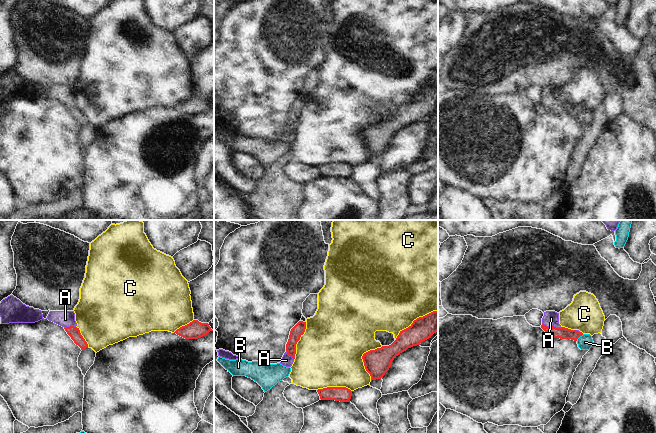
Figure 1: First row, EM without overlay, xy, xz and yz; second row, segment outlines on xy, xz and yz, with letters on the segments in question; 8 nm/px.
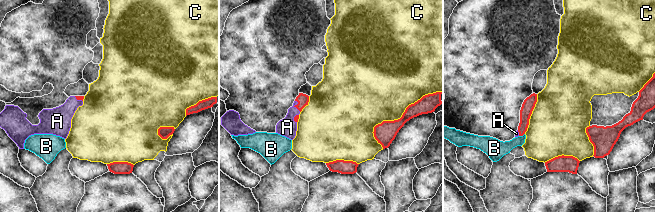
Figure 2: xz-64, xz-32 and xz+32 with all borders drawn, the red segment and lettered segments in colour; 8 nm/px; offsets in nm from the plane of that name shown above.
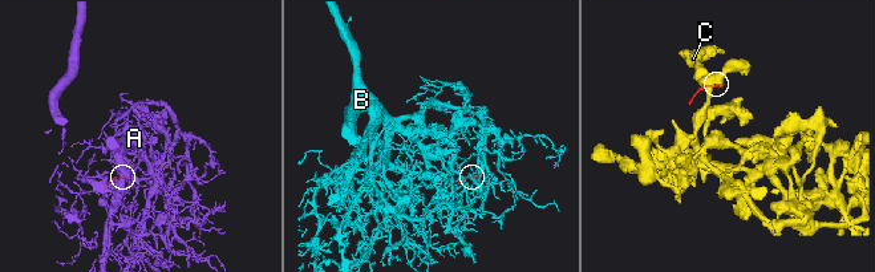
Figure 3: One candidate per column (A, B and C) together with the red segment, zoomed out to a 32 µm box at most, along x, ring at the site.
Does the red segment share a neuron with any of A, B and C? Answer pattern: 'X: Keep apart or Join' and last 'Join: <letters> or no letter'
A: Join
B: Keep apart
C: Keep apart
Join: A.

